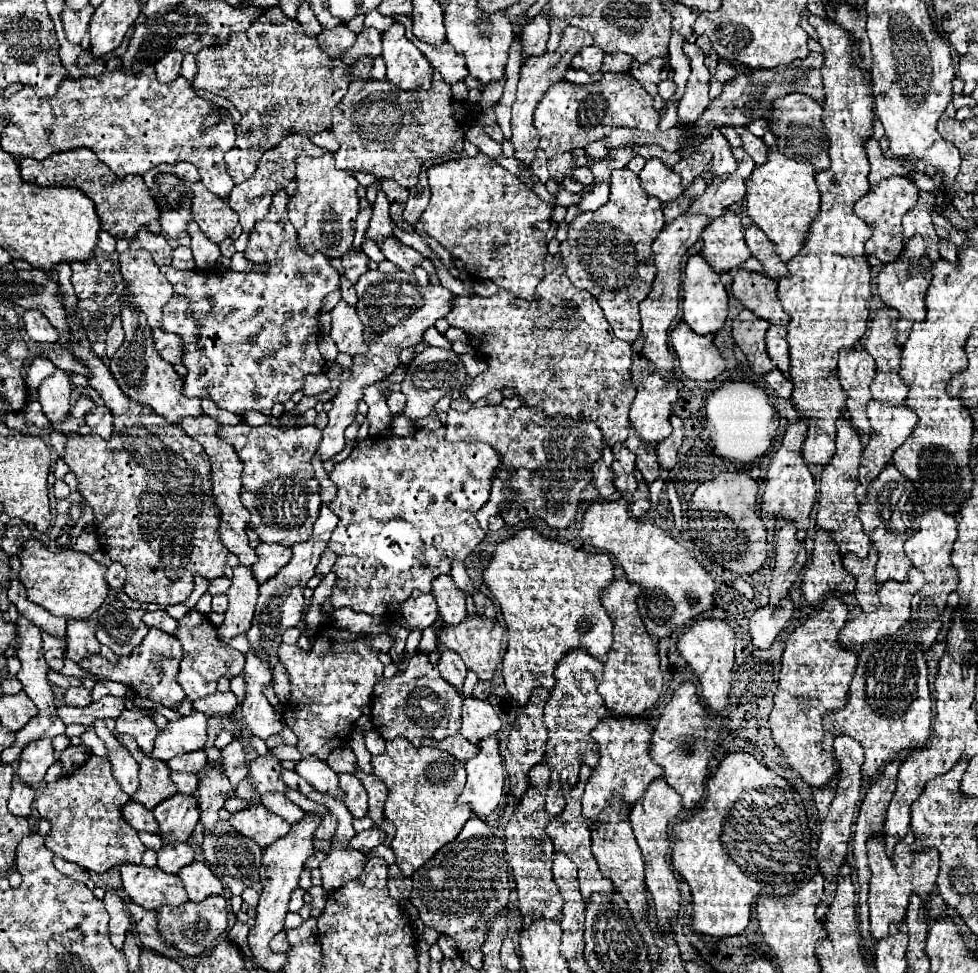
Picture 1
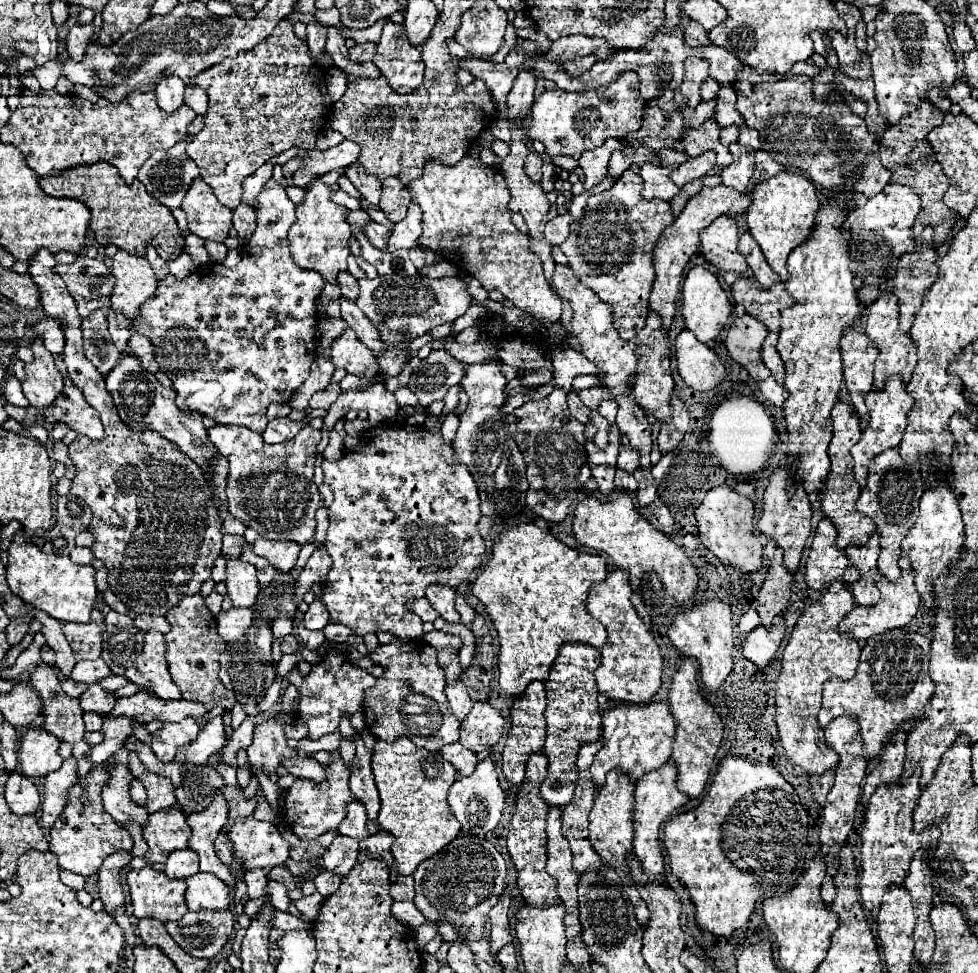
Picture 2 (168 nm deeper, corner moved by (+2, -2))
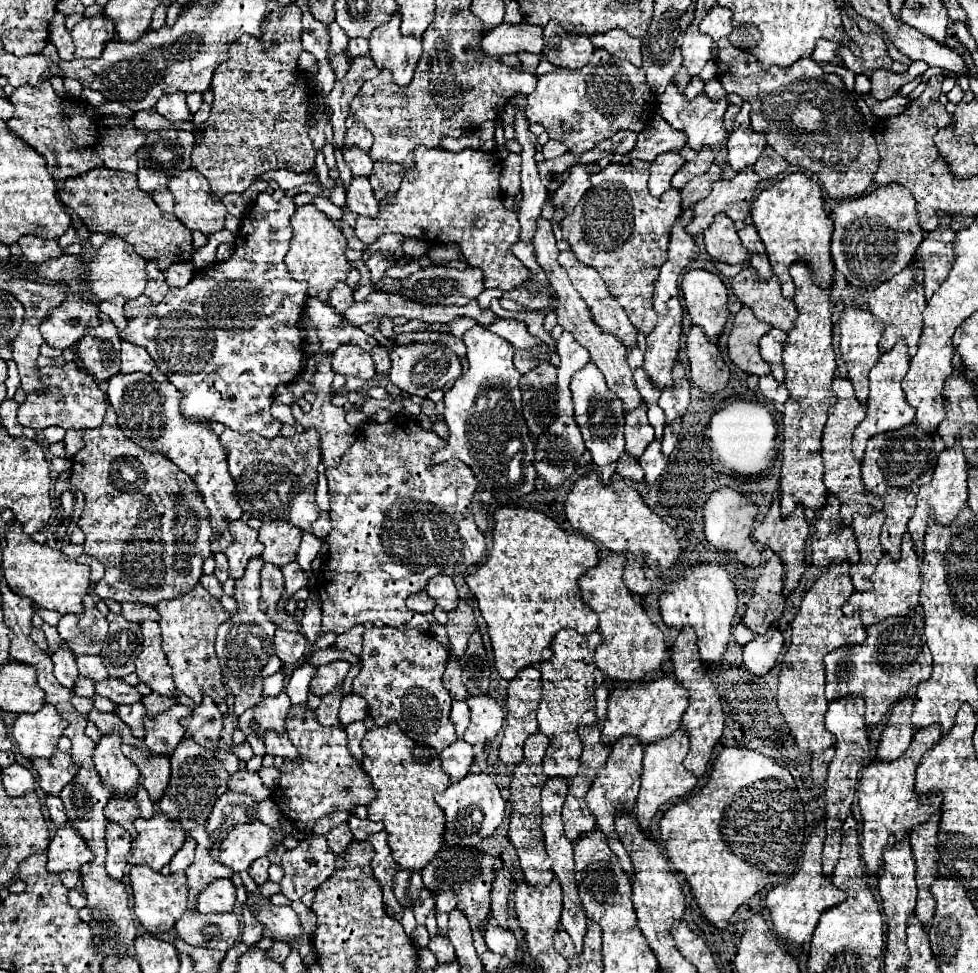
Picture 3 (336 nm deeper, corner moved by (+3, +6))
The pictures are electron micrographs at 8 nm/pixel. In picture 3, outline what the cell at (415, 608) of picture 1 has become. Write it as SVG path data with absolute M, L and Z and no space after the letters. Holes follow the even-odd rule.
M420 591L420 593L414 593L406 599L406 605L408 609L412 611L418 611L418 613L430 613L434 609L434 599L426 593L426 591Z

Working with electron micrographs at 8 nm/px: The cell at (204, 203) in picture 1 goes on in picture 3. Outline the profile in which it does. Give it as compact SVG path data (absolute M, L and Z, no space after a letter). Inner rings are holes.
M196 169L182 171L170 179L168 189L174 195L174 217L190 231L212 235L224 229L224 217L228 211L220 197L212 193L206 177Z

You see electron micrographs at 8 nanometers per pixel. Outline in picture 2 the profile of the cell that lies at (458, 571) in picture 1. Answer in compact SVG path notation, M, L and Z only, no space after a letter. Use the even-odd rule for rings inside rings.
M457 591L457 597L455 597L455 607L457 607L459 615L461 615L461 623L471 625L475 611L473 611L473 607L471 607L471 605L465 601L465 597L463 597L459 591Z

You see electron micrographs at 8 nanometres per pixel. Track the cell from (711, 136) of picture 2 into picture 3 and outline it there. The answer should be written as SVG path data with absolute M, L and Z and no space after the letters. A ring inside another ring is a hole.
M670 83L666 87L664 95L659 95L657 99L657 113L662 115L674 129L688 135L688 145L694 151L700 151L704 145L714 147L728 137L728 131L724 129L724 113L726 113L726 107L728 107L726 97L712 101L712 103L706 95L700 95L690 100L683 93L678 92L677 88Z

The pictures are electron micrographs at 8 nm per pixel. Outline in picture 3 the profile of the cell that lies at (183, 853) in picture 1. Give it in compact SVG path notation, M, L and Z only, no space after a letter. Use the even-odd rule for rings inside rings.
M186 837L186 843L182 845L182 849L172 857L170 861L170 873L178 873L178 871L186 871L186 867L190 867L192 859L194 859L194 851L196 851L196 843L194 839Z

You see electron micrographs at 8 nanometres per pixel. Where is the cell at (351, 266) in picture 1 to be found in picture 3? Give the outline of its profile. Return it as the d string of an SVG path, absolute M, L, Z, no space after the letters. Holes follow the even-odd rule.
M336 283L336 287L330 291L328 305L330 305L334 311L342 313L342 311L346 311L352 303L354 303L352 289L350 289L346 283Z

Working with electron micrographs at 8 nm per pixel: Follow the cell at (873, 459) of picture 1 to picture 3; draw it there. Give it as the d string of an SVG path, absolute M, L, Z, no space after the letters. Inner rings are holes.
M896 343L888 353L884 353L878 363L872 367L870 371L870 397L868 397L868 413L864 417L864 421L856 427L854 439L852 439L852 453L854 457L860 461L866 449L866 441L876 435L876 433L886 433L886 431L894 431L900 429L904 425L910 425L914 421L914 407L906 401L904 391L900 387L900 381L904 379L906 371L910 367L910 355L908 355L908 347L906 343Z

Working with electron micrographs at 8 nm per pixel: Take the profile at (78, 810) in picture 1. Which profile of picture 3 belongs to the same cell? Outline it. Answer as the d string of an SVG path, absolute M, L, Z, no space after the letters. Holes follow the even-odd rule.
M70 823L58 829L58 833L46 849L46 855L46 867L50 873L62 873L66 869L78 871L84 863L88 863L94 857L84 839L70 827Z

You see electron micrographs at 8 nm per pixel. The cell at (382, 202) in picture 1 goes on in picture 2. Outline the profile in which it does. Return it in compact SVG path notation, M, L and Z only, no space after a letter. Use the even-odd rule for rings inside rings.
M353 163L351 167L347 167L345 175L347 175L349 181L361 191L361 195L363 195L375 209L379 209L381 183L379 183L373 175L367 175L367 173L363 171L363 167L359 167L359 163Z

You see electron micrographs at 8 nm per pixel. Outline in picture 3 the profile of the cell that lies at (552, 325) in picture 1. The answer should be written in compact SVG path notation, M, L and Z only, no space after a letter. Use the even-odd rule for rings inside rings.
M568 249L568 251L562 251L558 261L560 261L560 265L568 271L572 285L576 287L576 291L582 295L582 299L584 299L586 305L590 307L592 317L594 317L594 321L598 323L598 327L602 327L604 331L616 335L628 349L636 347L636 329L634 329L634 325L630 323L630 319L626 317L626 311L624 311L624 309L618 305L618 301L614 299L614 295L610 295L606 283L604 283L604 281L600 279L600 275L598 275L598 271L594 271L594 269L588 267L588 265L578 263L576 255L574 255L570 249Z

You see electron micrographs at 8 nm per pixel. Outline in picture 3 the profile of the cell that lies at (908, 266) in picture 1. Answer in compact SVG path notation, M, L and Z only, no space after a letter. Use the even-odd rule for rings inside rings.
M938 213L940 225L936 231L928 233L922 245L916 251L916 261L924 267L924 291L926 299L940 287L942 279L950 273L950 263L954 263L954 235L950 223L952 217L948 213Z

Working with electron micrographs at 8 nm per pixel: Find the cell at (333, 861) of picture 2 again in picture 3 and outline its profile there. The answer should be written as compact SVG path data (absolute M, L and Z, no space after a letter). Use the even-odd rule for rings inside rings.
M340 823L340 825L332 827L332 829L326 833L326 839L328 839L328 847L330 847L336 855L342 855L354 837L350 835L348 823Z

